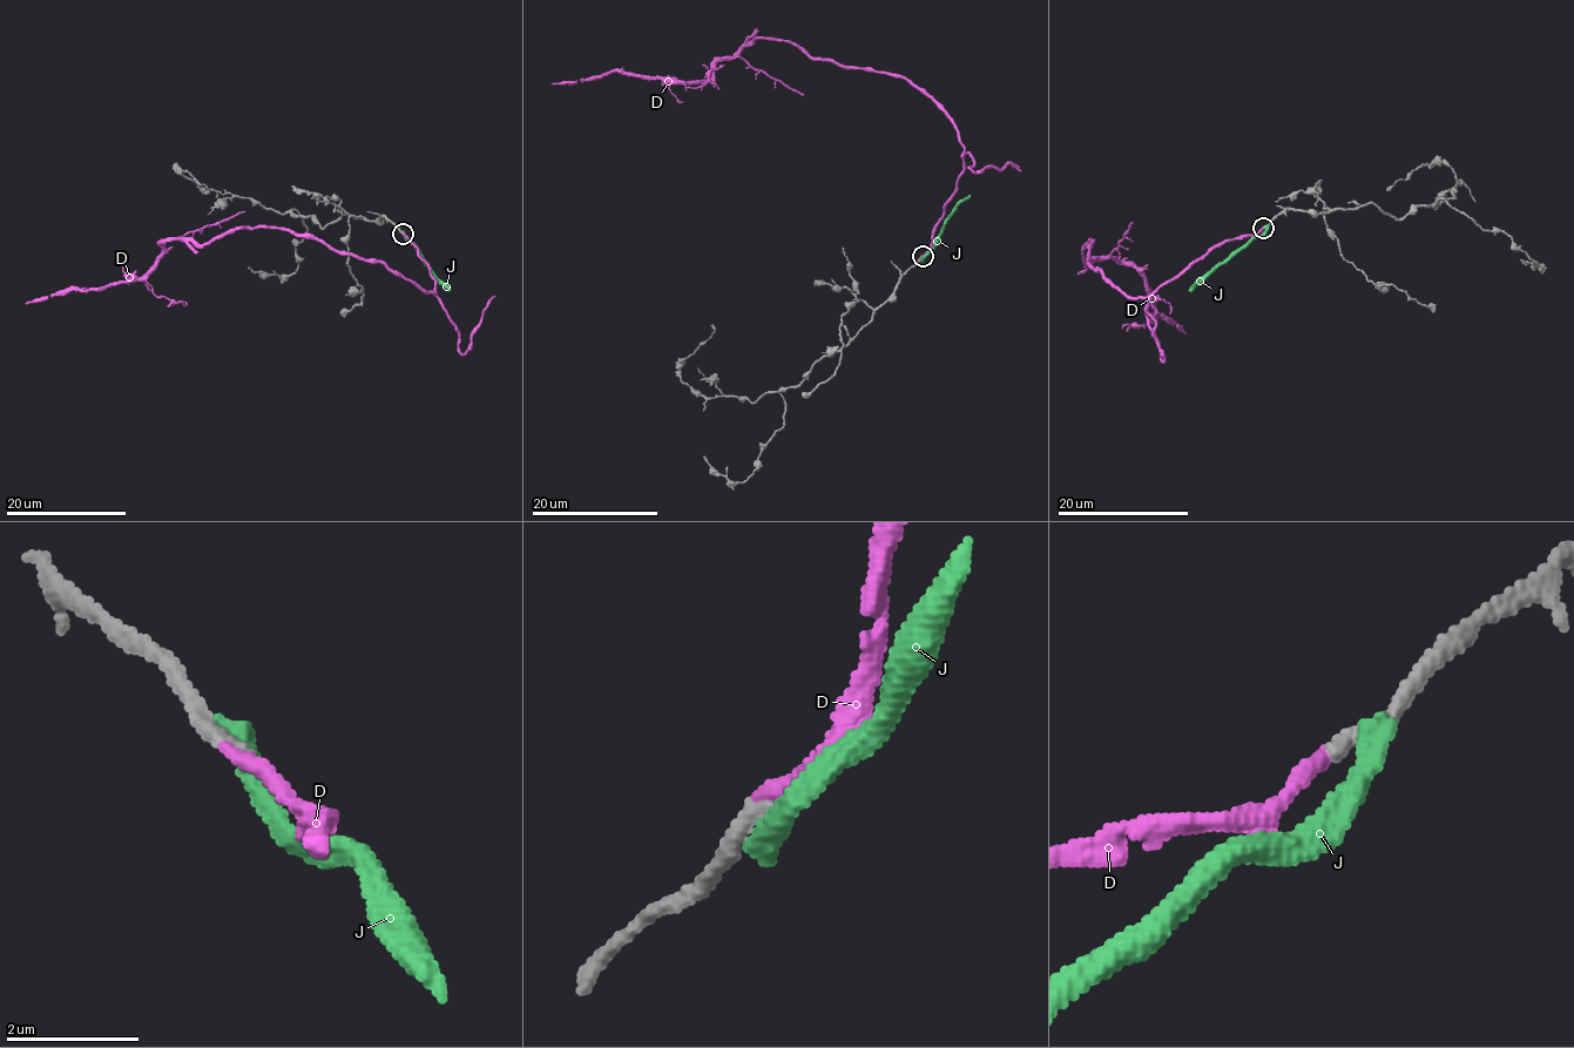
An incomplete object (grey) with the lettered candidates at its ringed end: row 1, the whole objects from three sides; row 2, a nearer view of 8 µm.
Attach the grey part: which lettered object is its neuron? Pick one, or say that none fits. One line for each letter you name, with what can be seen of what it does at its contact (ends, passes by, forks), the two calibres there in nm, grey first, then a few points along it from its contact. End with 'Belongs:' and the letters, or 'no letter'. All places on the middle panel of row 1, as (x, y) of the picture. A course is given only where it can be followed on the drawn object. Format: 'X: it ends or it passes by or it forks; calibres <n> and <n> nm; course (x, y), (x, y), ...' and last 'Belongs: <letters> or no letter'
D: it ends; calibres 300 and 240 nm; course (921, 256), (965, 150), (905, 79), (764, 38), (703, 81), (609, 71), (551, 83)
Belongs: D

